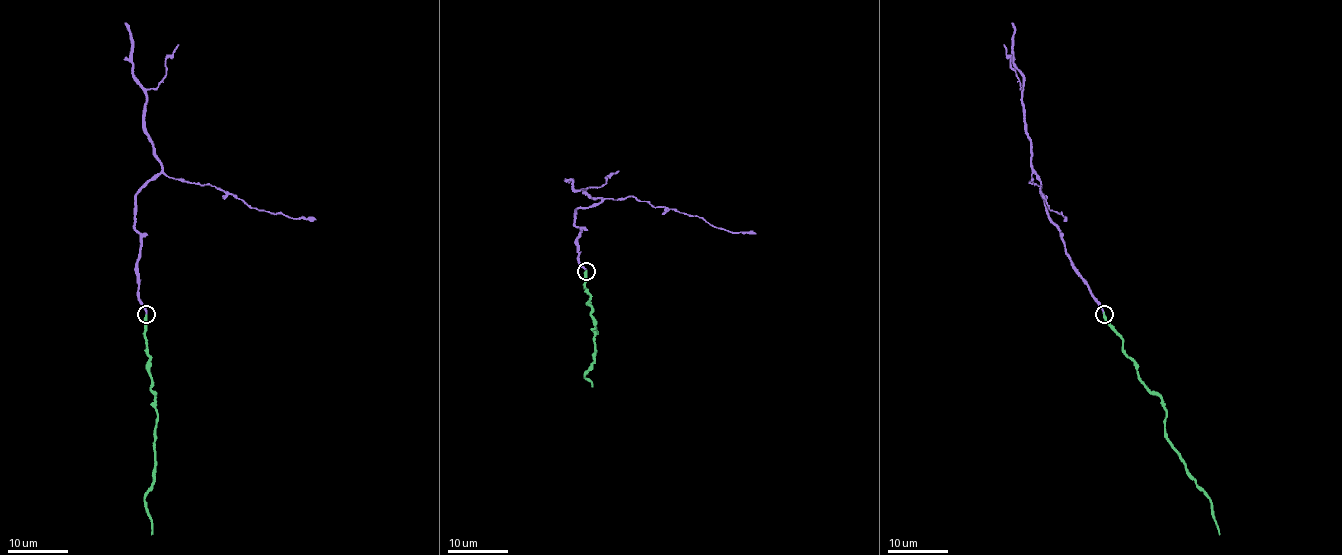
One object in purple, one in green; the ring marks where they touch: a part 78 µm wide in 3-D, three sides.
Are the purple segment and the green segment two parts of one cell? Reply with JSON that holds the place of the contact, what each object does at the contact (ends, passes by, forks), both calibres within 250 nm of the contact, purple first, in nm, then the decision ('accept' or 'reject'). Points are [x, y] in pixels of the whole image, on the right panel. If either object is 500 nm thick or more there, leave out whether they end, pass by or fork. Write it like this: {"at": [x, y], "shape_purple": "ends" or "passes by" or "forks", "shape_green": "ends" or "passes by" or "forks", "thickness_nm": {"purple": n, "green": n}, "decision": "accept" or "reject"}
{"at": [1104, 314], "shape_purple": "ends", "shape_green": "ends", "thickness_nm": {"purple": 200, "green": 320}, "decision": "accept"}

